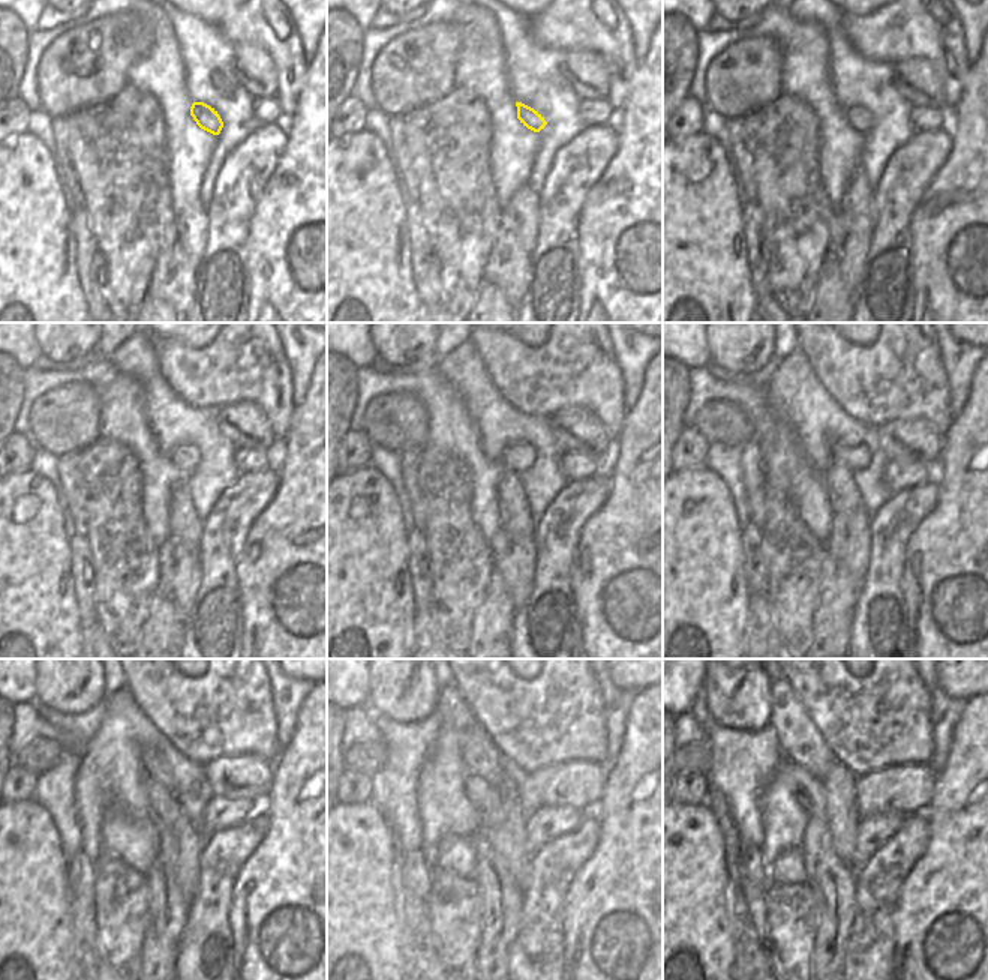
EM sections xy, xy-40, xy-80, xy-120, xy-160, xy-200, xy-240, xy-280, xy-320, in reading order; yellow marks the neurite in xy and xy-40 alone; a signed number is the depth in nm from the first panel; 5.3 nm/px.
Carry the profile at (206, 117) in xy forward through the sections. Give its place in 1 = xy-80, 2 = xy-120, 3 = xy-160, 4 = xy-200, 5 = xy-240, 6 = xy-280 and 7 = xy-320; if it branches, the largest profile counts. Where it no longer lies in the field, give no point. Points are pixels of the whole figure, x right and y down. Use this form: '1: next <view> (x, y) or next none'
1: next xy-80 (861, 119)
2: next xy-120 (185, 456)
3: next xy-160 (517, 458)
4: next xy-200 (855, 458)
5: next xy-240 (153, 763)
6: next xy-280 (480, 755)
7: next xy-320 (801, 742)

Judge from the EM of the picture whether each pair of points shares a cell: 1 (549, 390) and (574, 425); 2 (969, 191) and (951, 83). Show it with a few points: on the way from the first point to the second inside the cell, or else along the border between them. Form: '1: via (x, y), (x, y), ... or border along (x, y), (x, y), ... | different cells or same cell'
1: border along (550, 417), (567, 408), (586, 408), (598, 419) | different cells
2: border along (967, 74), (963, 83), (961, 99), (954, 107) | different cells

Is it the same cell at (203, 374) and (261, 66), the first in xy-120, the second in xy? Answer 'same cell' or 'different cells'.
different cells

